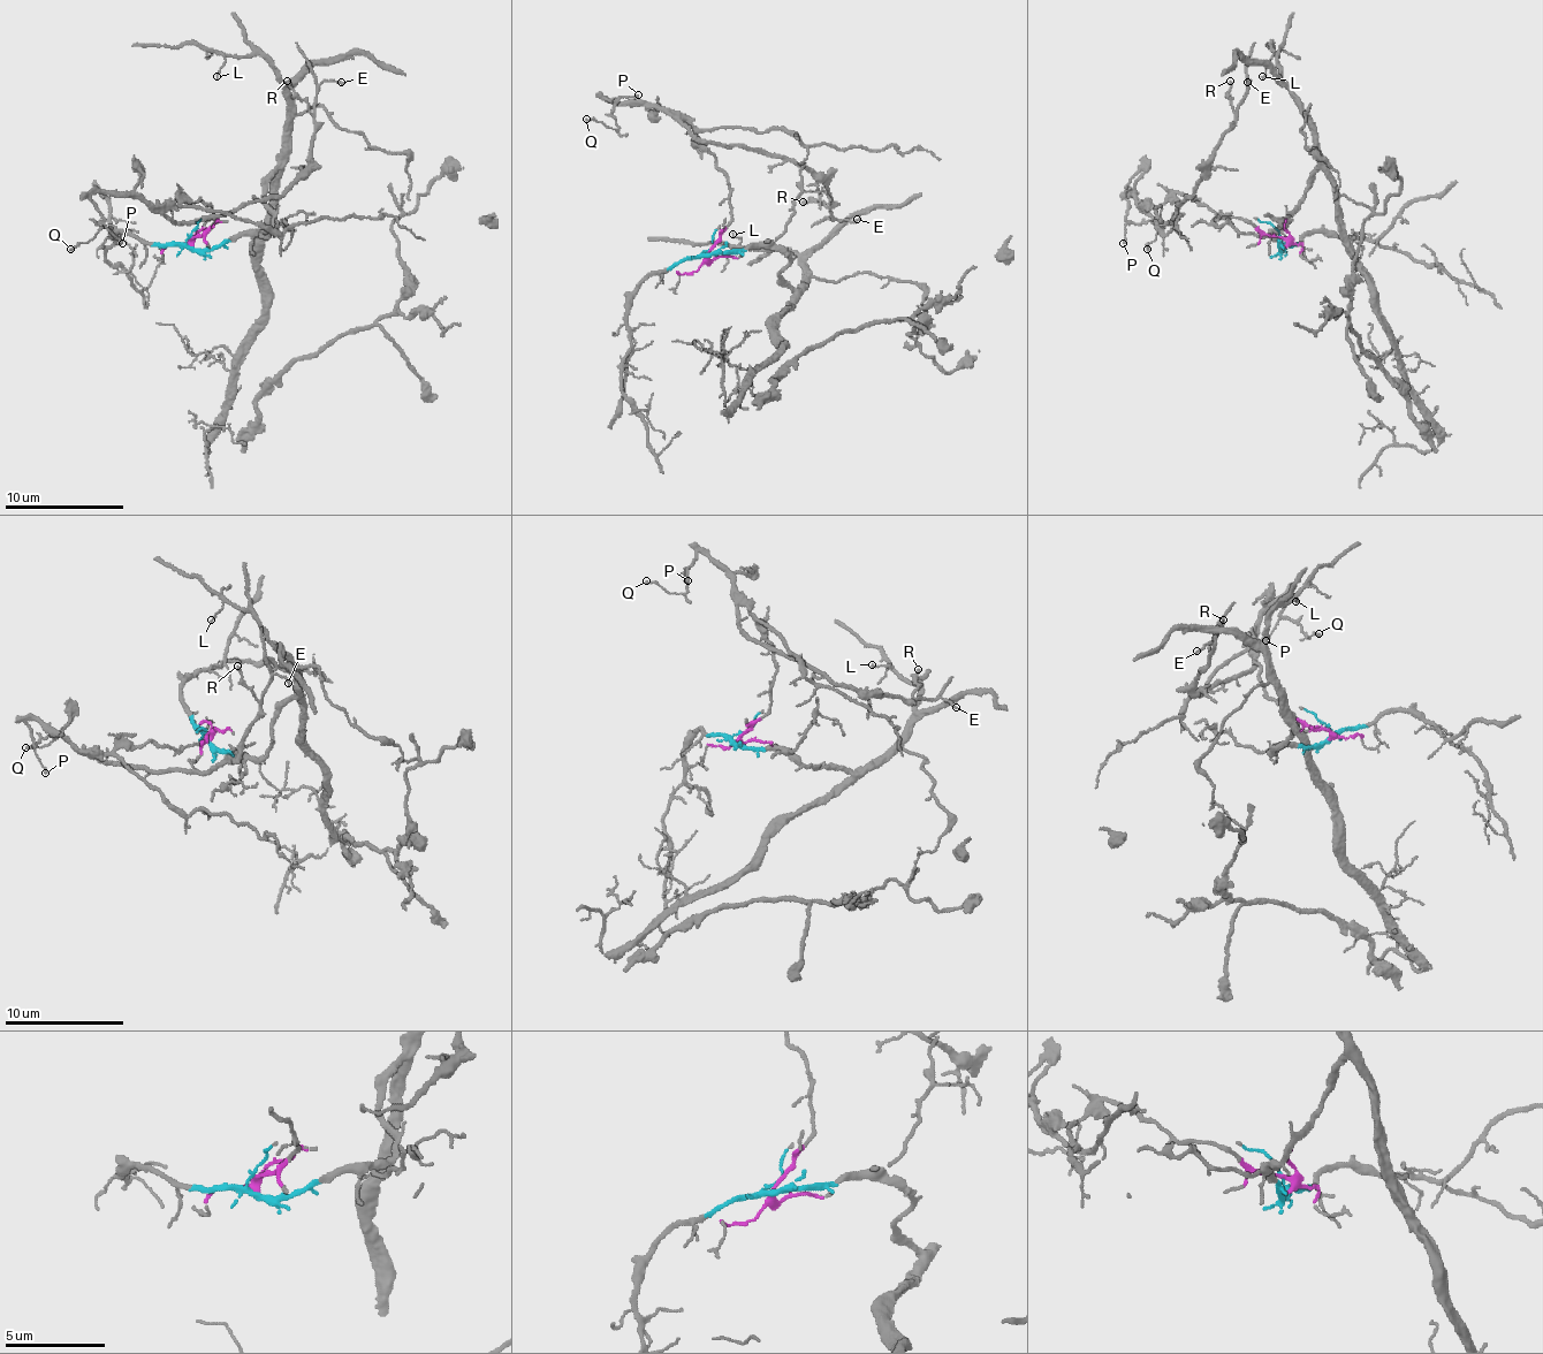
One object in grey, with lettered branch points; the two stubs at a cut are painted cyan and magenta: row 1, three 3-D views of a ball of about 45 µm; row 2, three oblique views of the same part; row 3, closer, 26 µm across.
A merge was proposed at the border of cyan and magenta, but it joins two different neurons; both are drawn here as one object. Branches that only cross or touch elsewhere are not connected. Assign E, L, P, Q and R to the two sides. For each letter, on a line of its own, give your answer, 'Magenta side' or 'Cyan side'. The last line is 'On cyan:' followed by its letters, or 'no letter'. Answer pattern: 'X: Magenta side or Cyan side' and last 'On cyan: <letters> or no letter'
E: Magenta side
L: Cyan side
P: Magenta side
Q: Magenta side
R: Magenta side
On cyan: L

